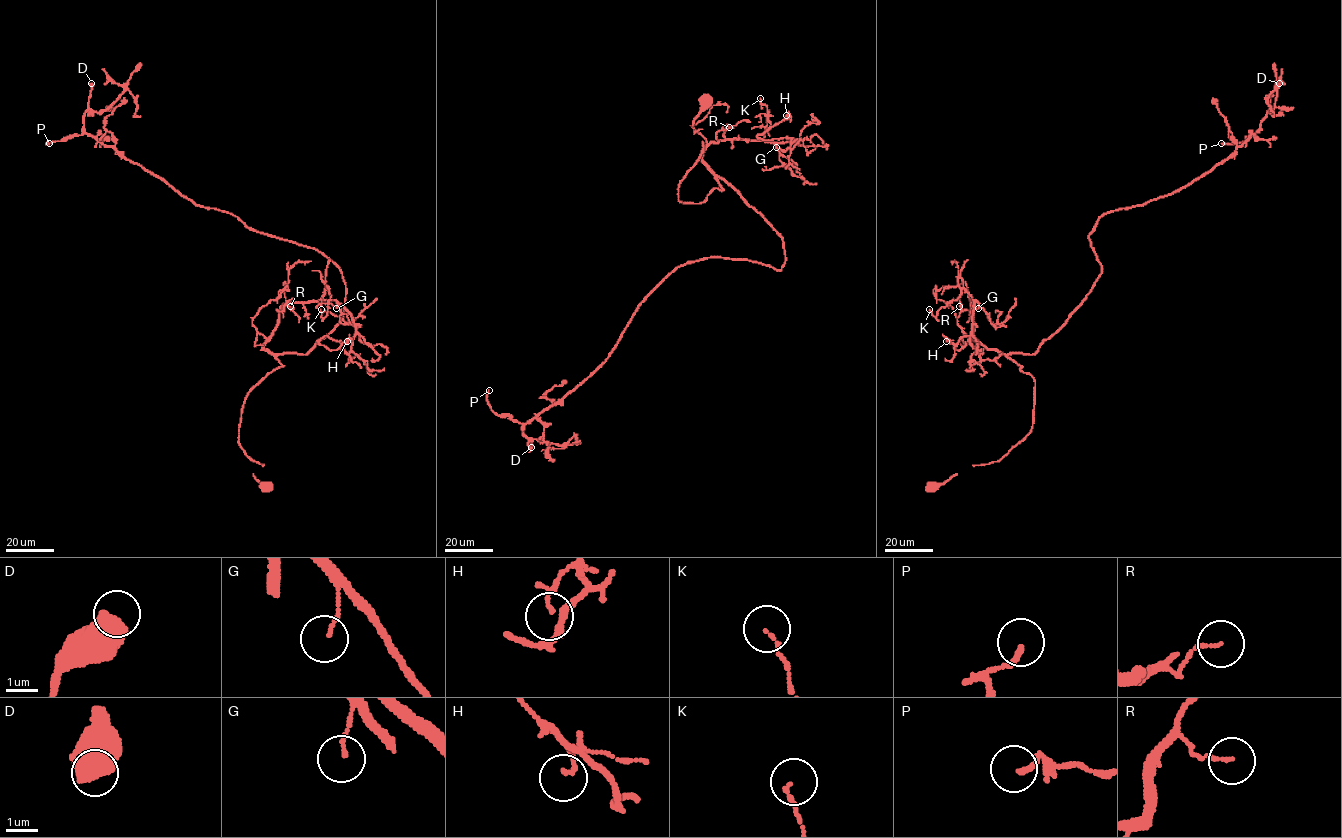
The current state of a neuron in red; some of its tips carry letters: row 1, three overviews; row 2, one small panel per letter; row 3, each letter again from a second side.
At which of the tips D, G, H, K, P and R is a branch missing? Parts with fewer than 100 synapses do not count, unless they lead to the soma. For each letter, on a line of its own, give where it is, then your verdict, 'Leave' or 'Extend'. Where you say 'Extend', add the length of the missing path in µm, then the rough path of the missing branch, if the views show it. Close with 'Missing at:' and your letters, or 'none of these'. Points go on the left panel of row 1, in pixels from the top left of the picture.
D: Place: (91, 83). Leave
G: Place: (336, 308). Leave
H: Place: (347, 341). Leave
K: Place: (321, 309). Leave
P: Place: (49, 143). Leave
R: Place: (290, 306). Leave
Missing at: none of these

